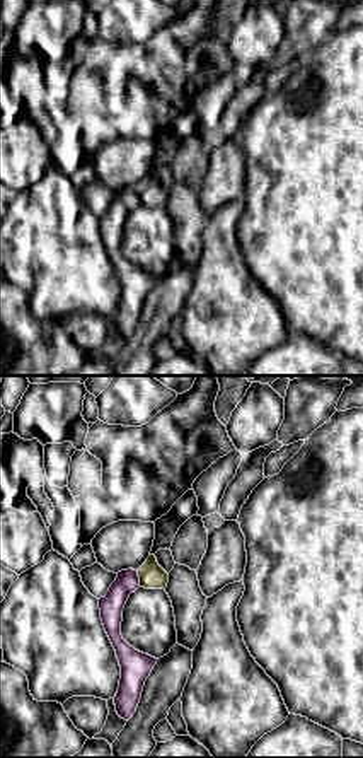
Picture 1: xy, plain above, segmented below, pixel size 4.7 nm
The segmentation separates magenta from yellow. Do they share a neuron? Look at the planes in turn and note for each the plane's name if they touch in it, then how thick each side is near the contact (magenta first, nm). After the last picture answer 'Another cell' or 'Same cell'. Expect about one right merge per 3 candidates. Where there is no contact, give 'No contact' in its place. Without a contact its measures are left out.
Touches magenta in xy. Thickness 120 nm (magenta) against 120 nm

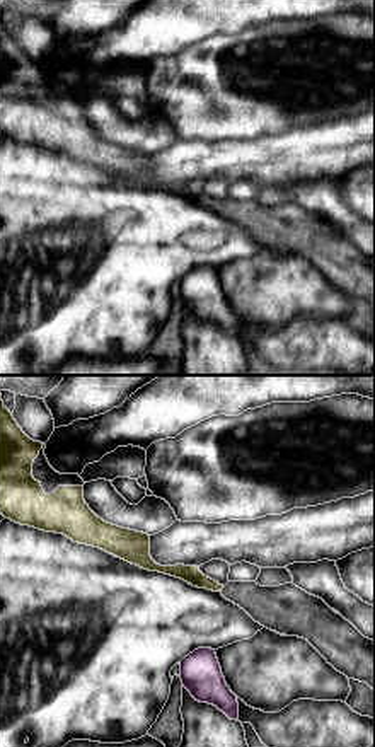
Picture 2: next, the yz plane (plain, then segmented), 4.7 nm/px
No contact

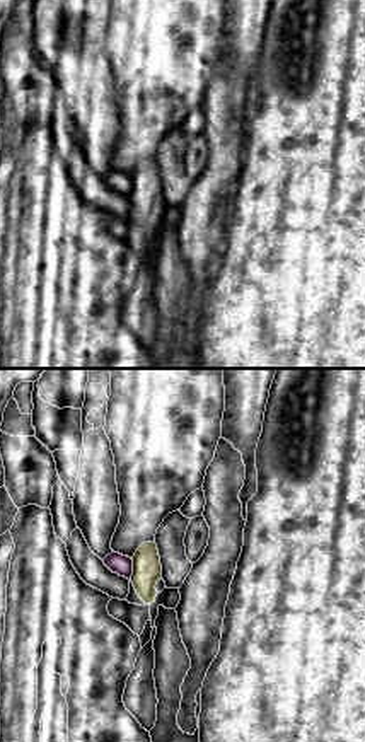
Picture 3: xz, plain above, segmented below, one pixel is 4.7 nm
Touches magenta in xz. Thickness 90 nm (magenta) against 140 nm

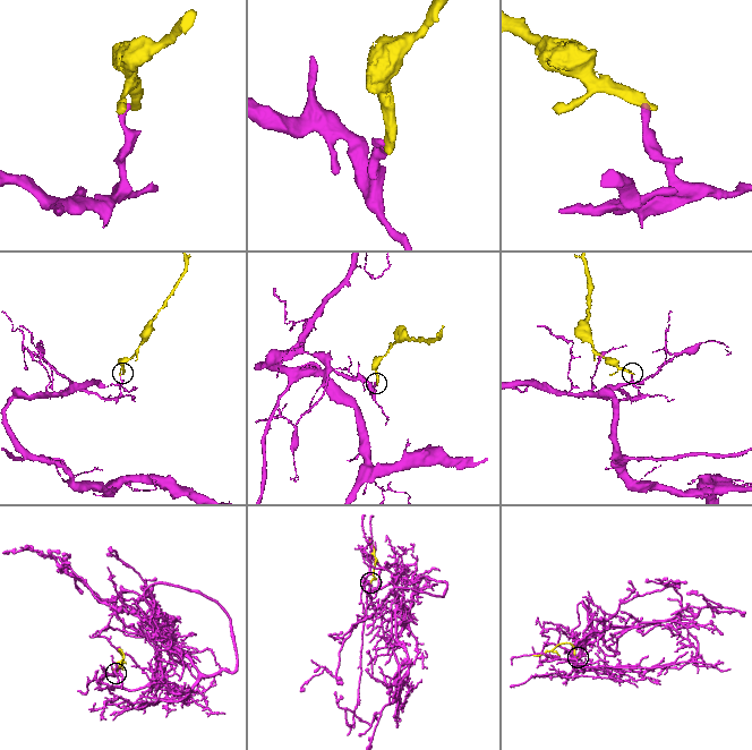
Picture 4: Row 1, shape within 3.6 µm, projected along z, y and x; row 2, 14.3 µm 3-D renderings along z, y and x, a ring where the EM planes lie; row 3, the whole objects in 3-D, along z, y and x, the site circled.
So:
Another cell

